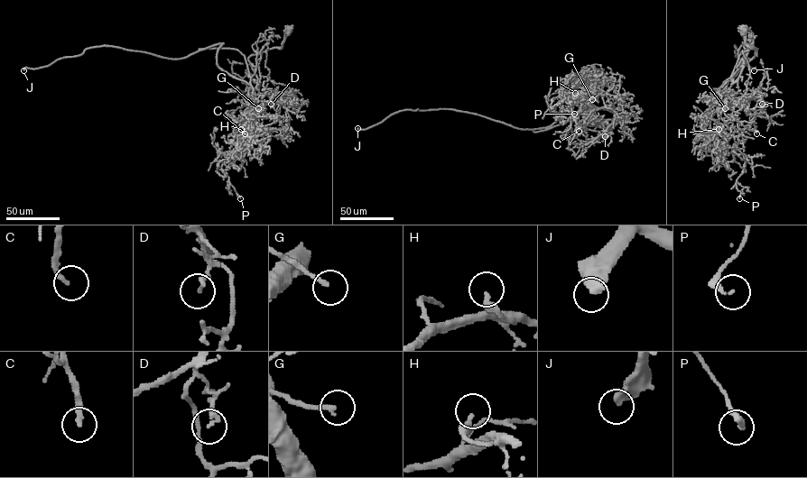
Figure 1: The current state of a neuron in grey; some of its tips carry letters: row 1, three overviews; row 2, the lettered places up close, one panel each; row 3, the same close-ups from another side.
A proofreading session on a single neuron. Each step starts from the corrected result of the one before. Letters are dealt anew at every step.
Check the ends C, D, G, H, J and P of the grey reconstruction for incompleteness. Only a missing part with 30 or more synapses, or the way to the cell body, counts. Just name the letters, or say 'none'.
C, G, J

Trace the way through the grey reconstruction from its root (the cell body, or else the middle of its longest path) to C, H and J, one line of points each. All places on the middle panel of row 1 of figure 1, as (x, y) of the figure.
C: (623, 117), (607, 129), (585, 130), (582, 124), (591, 109), (584, 91), (582, 99), (592, 114), (579, 131)
H: (623, 117), (607, 129), (585, 130), (582, 124), (591, 113), (591, 105), (585, 91), (579, 95), (575, 93)
J: (623, 117), (585, 130), (591, 109), (583, 106), (533, 132), (452, 109), (417, 109), (357, 128)

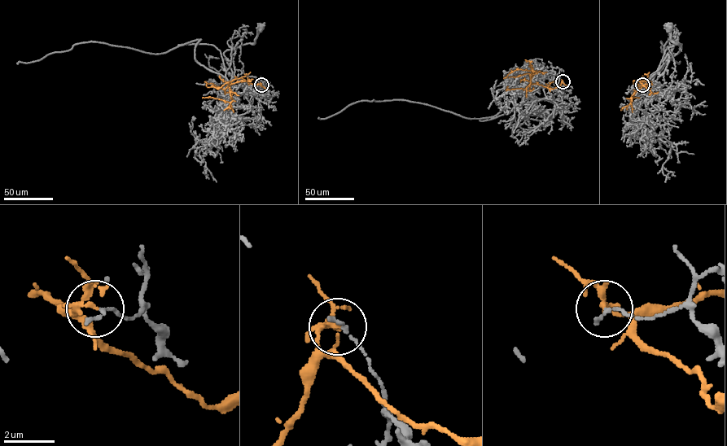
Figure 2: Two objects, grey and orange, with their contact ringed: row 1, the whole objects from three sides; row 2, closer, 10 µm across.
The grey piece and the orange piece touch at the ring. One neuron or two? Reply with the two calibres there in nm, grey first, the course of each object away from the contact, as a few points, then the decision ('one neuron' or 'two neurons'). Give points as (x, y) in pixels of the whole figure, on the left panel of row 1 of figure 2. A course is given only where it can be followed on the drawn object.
150 nm thick on the grey side, 160 nm on the other; grey runs (261, 85), (264, 86), (249, 85), (249, 92), (228, 99), (232, 71), (224, 53), (253, 44), (261, 27); orange runs (261, 85), (247, 82), (241, 77), (236, 78), (228, 84), (232, 100), (230, 102), (202, 98); two neurons

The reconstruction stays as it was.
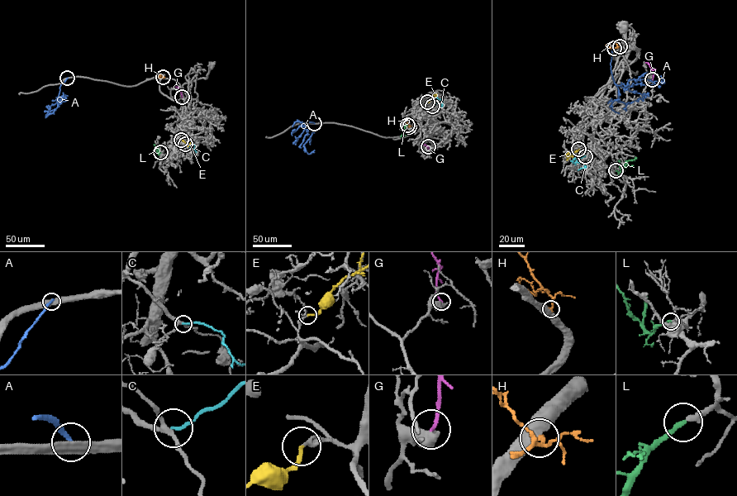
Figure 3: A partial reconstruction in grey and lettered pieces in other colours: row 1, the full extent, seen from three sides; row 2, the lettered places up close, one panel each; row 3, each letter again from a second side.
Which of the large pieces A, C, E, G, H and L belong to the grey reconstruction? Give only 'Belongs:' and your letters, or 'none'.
Belongs: C, E, L

